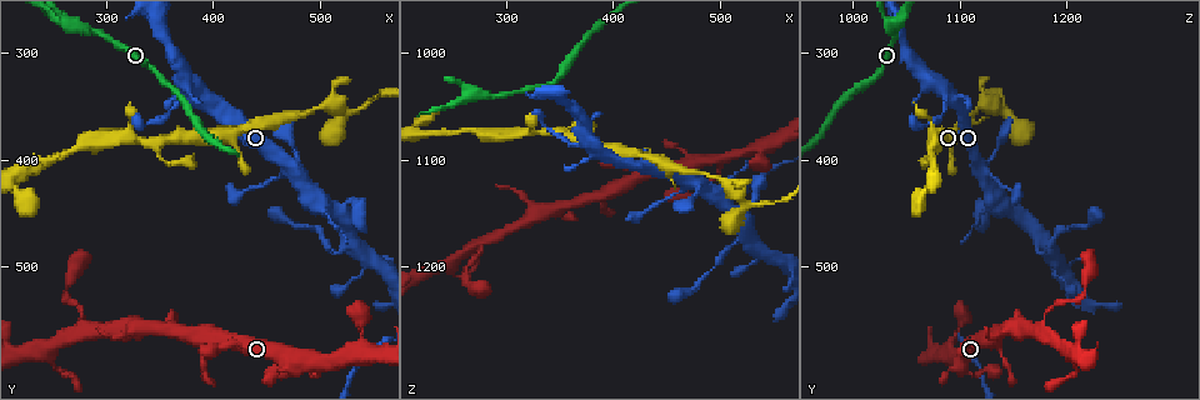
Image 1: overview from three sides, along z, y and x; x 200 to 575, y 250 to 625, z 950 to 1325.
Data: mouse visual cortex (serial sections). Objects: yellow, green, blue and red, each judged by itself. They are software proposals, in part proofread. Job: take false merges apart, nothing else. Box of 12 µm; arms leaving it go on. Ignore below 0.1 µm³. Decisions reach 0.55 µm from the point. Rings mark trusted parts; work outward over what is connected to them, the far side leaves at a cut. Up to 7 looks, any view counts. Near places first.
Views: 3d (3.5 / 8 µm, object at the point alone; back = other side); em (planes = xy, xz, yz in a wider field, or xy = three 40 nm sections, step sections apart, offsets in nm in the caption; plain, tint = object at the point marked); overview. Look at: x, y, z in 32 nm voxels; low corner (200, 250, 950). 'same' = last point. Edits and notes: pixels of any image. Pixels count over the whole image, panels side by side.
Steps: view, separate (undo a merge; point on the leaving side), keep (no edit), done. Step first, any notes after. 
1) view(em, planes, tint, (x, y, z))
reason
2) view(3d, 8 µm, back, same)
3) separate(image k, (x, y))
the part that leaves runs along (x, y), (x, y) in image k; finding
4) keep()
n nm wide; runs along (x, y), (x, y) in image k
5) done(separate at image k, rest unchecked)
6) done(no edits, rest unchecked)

view(3d, 8 µm, (528, 474, 1174))
arms part here

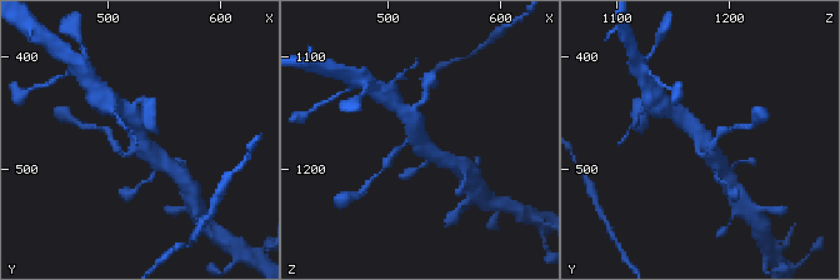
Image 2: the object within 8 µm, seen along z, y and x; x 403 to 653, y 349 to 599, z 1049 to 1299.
view(em, xy, step 5, tint, (528, 474, 1176))
shape alone is not enough

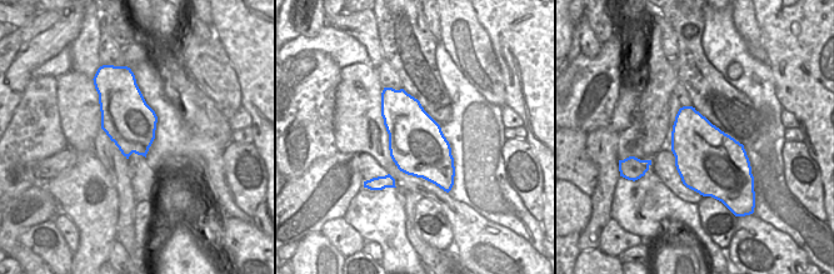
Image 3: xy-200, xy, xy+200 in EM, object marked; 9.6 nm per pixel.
keep()
runs along (678, 113), (698, 133), (720, 164) in image 2; all the same cell

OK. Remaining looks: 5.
view(3d, 8 µm, (328, 382, 1076))
thin neck

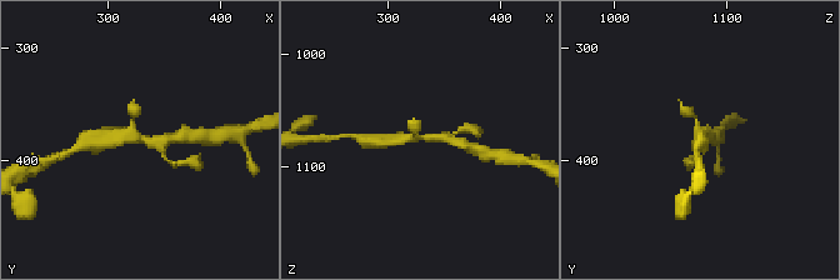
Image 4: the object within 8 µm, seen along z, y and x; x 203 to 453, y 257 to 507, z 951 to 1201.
view(3d, 3.5 µm, (330, 382, 1072))
closer look

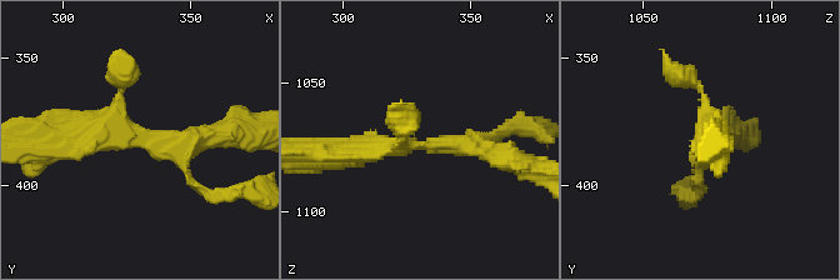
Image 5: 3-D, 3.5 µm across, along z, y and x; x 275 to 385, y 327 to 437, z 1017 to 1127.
view(em, xy, step 5, tint, (331, 381, 1073))
now the EM

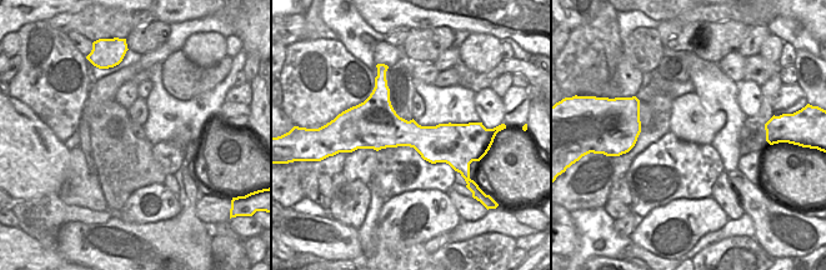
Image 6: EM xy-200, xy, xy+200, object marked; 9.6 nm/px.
keep()
runs along (220, 134), (54, 141) in image 5; one cell here

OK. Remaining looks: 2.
view(3d, 3.5 µm, (284, 562, 1176))

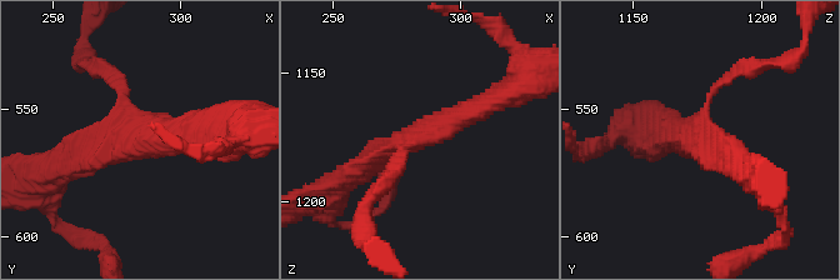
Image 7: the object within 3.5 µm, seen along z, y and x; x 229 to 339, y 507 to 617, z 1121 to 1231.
view(em, planes, tint, (283, 562, 1174))

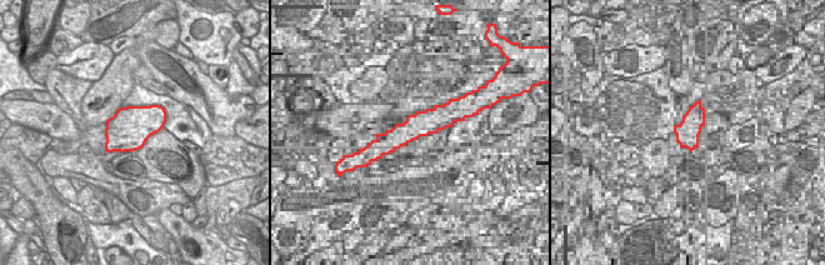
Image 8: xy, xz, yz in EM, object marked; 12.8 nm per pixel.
keep()
550 nm wide; runs along (494, 100), (386, 148), (353, 174) in image 7; one cell here

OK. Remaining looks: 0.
done(no edits, rest unchecked)

